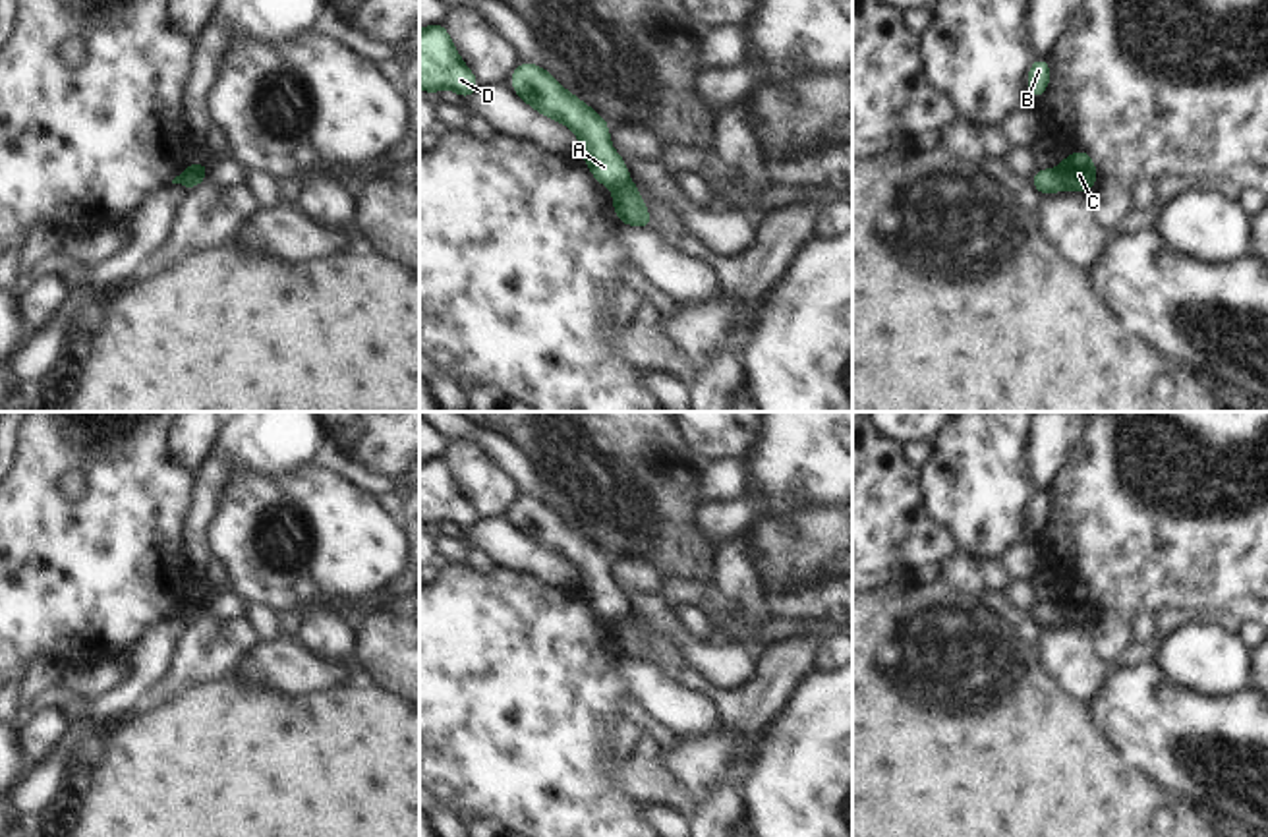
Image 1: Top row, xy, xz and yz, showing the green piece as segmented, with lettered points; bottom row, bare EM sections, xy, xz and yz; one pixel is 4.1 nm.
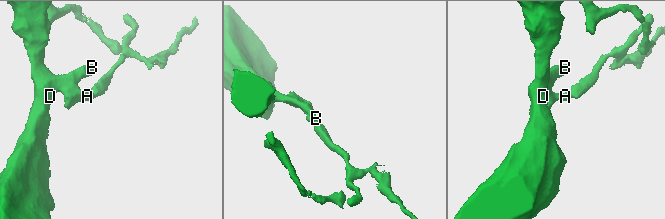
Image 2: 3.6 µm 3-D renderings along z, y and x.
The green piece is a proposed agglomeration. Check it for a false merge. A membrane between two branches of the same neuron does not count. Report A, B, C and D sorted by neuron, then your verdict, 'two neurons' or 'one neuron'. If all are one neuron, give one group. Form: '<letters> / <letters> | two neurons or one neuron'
A B D / C | two neurons

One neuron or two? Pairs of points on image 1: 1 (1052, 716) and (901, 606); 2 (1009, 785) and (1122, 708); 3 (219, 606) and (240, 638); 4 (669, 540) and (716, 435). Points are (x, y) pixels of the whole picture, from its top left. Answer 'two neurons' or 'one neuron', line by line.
1: one neuron
2: two neurons
3: two neurons
4: two neurons

